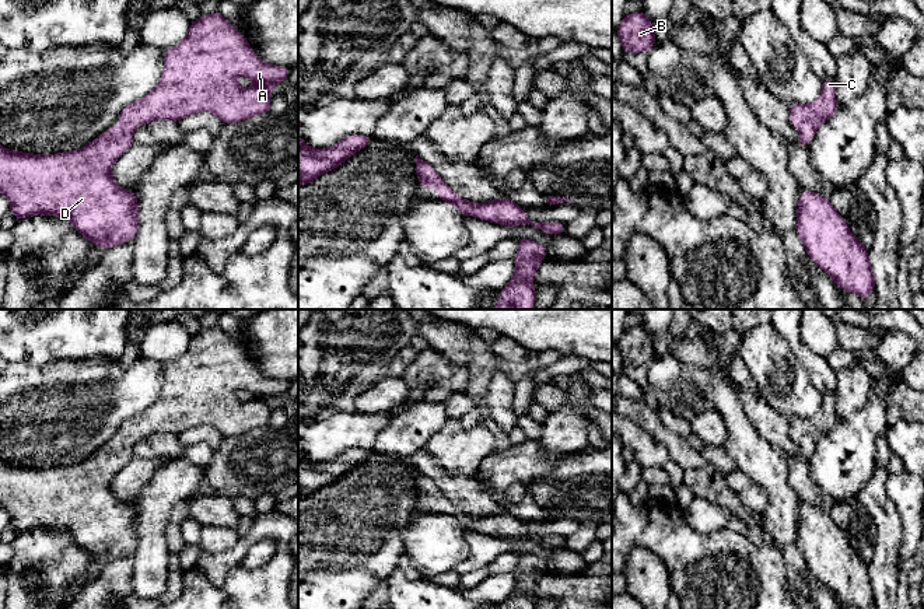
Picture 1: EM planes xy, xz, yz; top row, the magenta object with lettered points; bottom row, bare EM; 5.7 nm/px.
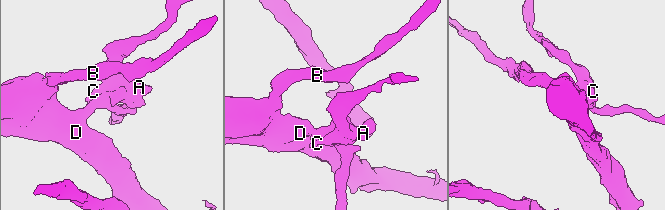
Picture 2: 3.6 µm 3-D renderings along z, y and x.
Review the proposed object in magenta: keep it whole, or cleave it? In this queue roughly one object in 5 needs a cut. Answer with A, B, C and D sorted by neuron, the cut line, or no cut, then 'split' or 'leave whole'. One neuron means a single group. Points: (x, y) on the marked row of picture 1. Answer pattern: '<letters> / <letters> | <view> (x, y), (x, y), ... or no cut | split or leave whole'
A B C D | no cut | leave whole

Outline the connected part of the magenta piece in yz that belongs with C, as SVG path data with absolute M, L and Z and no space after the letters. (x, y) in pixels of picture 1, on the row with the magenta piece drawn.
M822 80L822 92L819 98L808 105L790 105L790 122L795 126L801 137L797 146L806 147L808 141L815 136L816 129L839 109L836 102L836 87L832 80Z

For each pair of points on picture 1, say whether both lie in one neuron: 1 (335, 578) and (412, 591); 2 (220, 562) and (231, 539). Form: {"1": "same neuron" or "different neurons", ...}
{"1": "different neurons", "2": "different neurons"}

